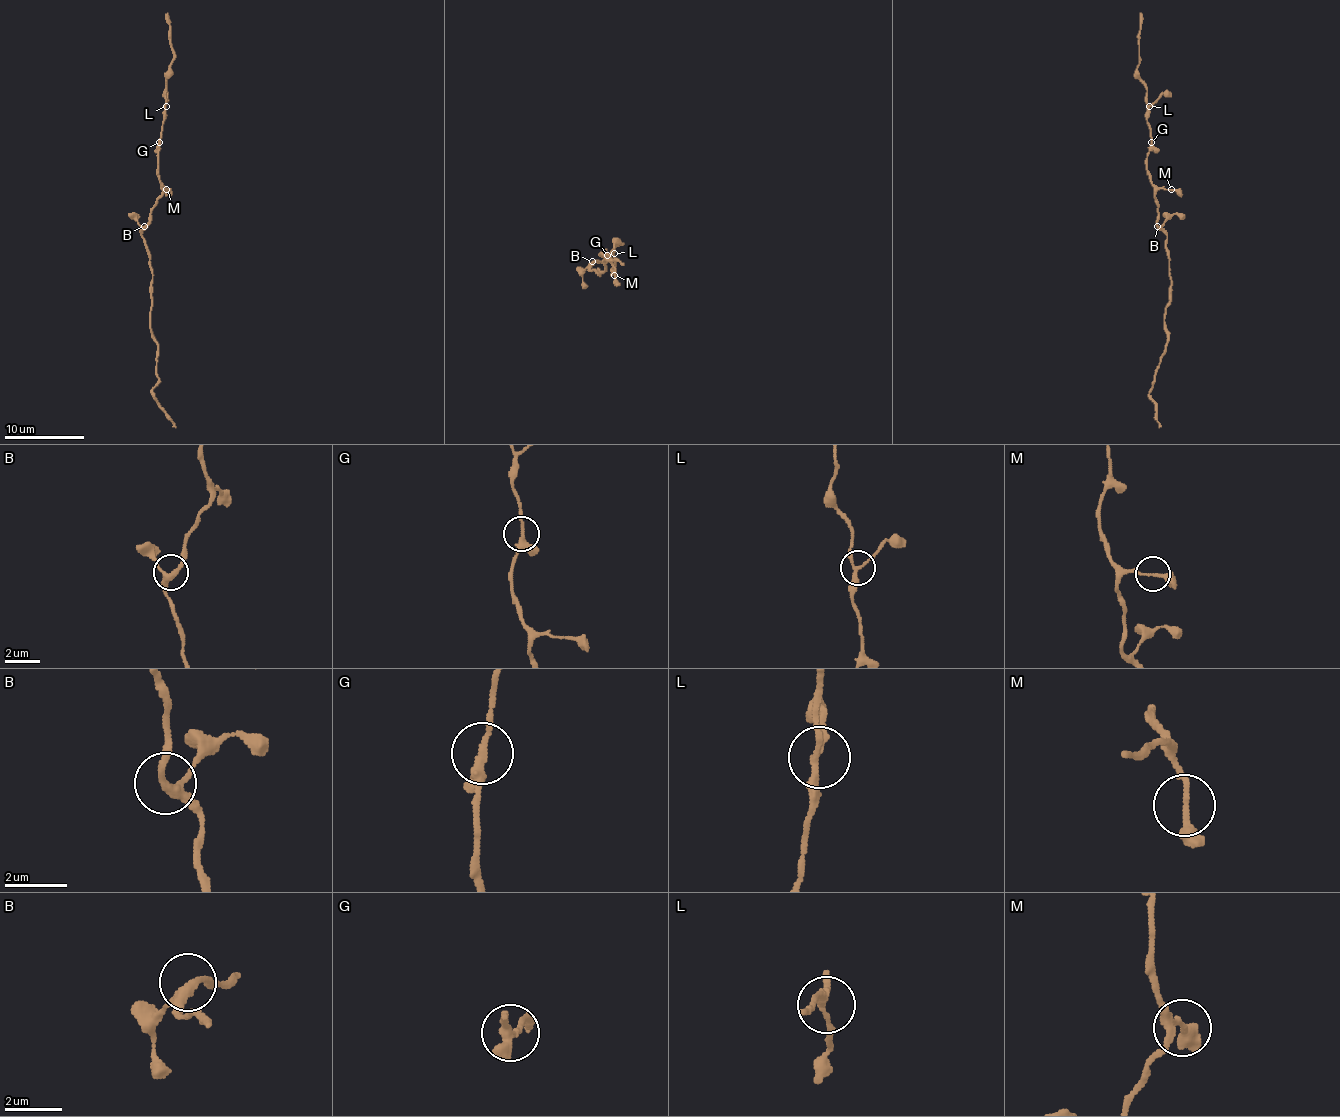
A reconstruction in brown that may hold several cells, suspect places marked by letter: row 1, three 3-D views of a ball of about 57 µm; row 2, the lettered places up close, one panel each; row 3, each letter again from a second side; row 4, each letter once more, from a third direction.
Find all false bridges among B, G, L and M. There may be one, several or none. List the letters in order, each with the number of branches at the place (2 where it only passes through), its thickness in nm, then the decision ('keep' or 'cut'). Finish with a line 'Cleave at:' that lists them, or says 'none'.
B: 3 branches meet; 240 nm thick; keep
G: 3 branches meet; 240 nm thick; keep
L: 3 branches meet; 180 nm thick; keep
M: 2 branches meet; 200 nm thick; keep
Cleave at: none

